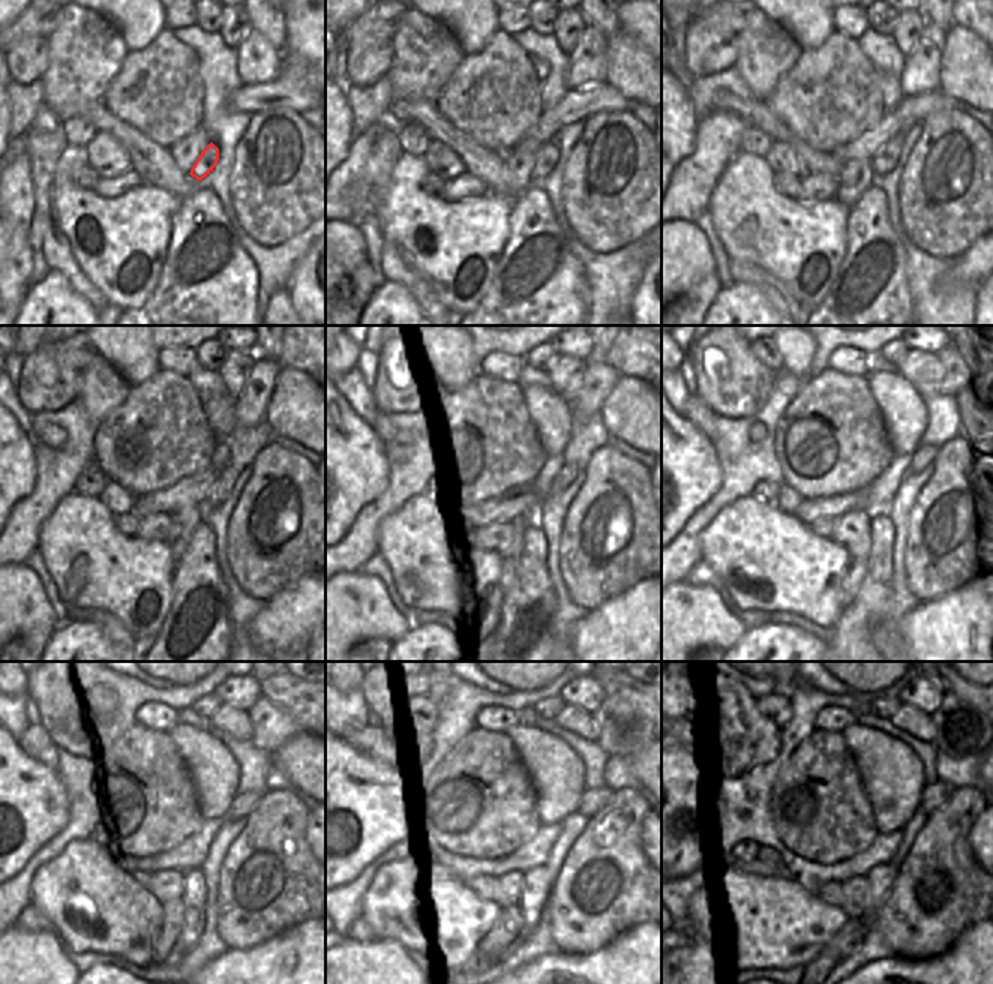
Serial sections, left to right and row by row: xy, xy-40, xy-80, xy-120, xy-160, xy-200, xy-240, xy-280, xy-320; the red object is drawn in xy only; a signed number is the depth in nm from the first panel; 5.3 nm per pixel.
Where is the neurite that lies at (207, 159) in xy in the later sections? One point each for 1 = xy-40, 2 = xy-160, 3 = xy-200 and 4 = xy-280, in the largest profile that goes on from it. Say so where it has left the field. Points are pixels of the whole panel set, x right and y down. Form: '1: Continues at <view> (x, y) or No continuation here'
1: Continues at xy-40 (546, 158)
2: Continues at xy-160 (566, 474)
3: Continues at xy-200 (923, 458)
4: Continues at xy-280 (593, 800)

